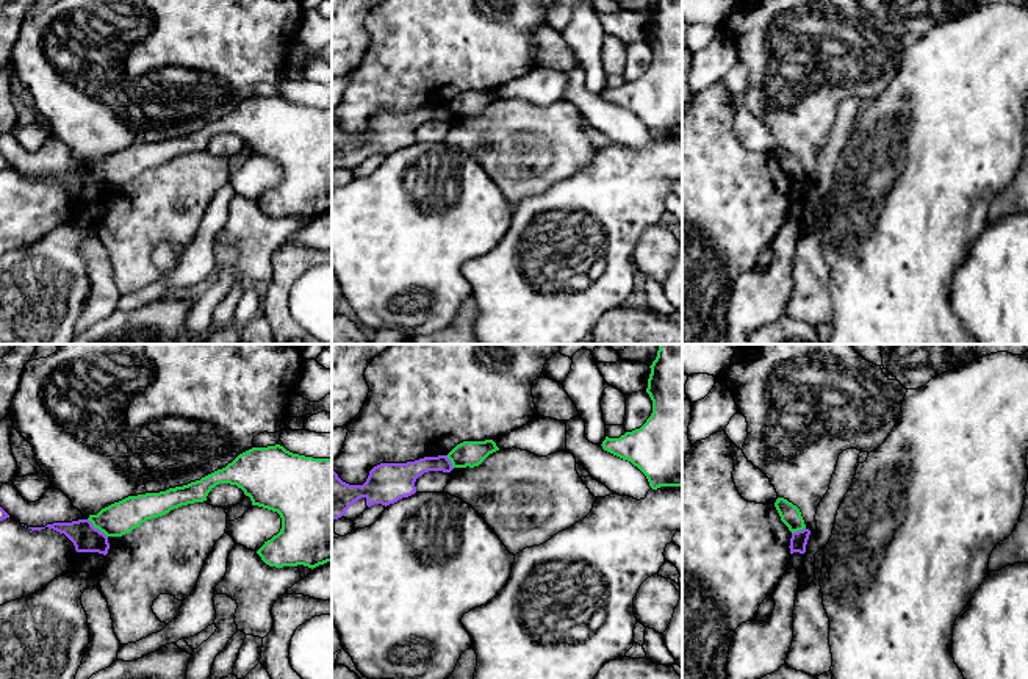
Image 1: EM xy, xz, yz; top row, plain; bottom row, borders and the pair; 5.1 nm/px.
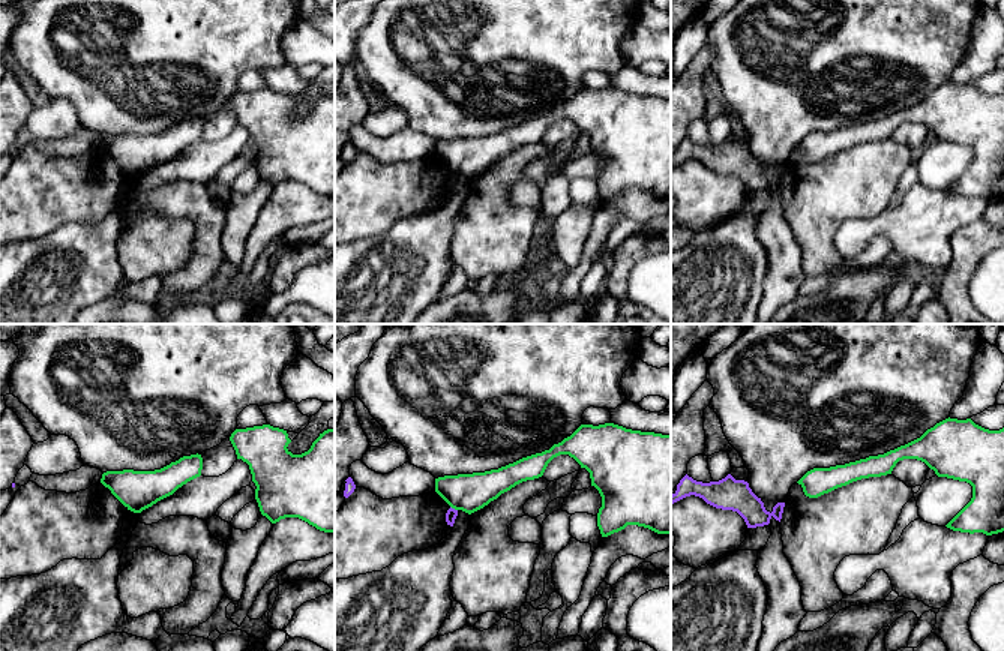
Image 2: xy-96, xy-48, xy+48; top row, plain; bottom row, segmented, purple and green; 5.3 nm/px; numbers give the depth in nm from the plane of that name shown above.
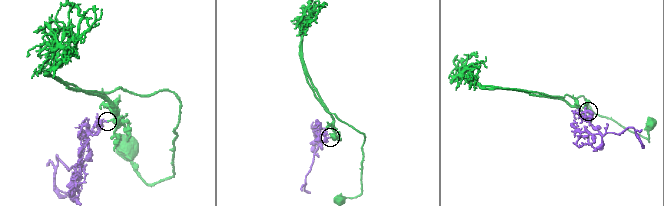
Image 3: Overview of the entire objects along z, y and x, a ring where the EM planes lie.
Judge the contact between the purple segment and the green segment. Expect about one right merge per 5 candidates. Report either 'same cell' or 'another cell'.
another cell

